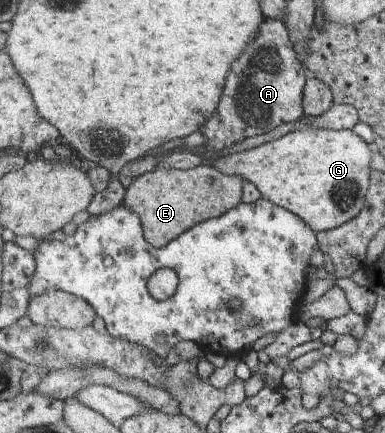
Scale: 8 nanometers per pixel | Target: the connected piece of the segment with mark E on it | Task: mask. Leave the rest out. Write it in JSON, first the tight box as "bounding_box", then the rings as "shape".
{"bounding_box":[123,165,244,248],"shape":[[[214,165],[189,170],[157,167],[130,184],[123,203],[140,214],[146,239],[157,248],[163,248],[192,226],[238,207],[243,201],[244,183],[242,175],[225,174]]]}

